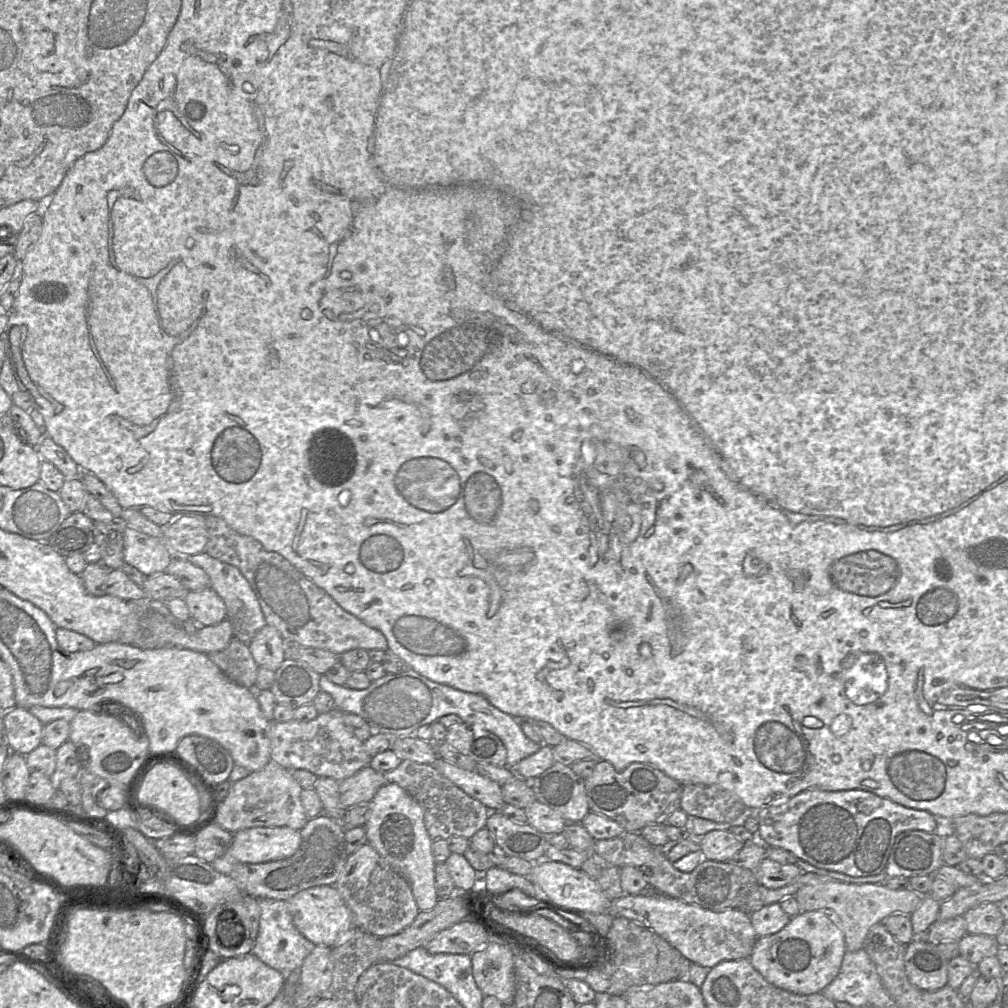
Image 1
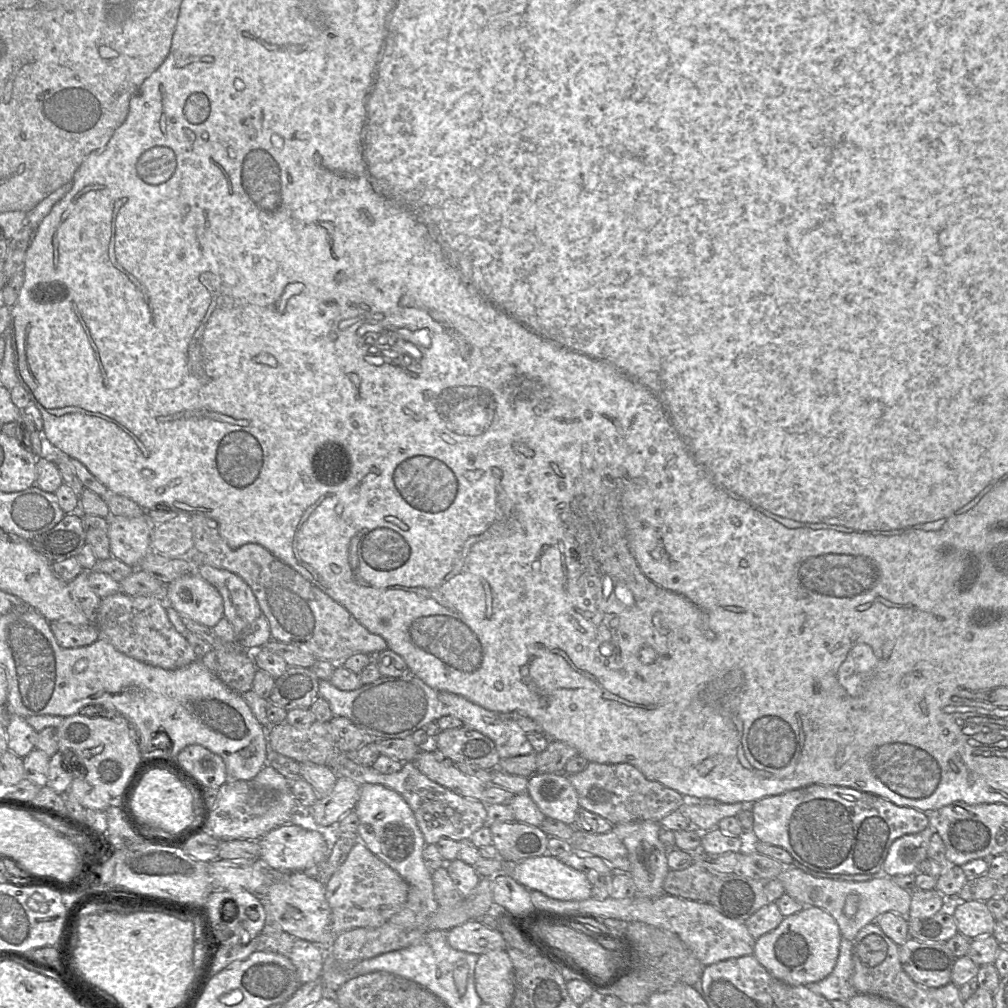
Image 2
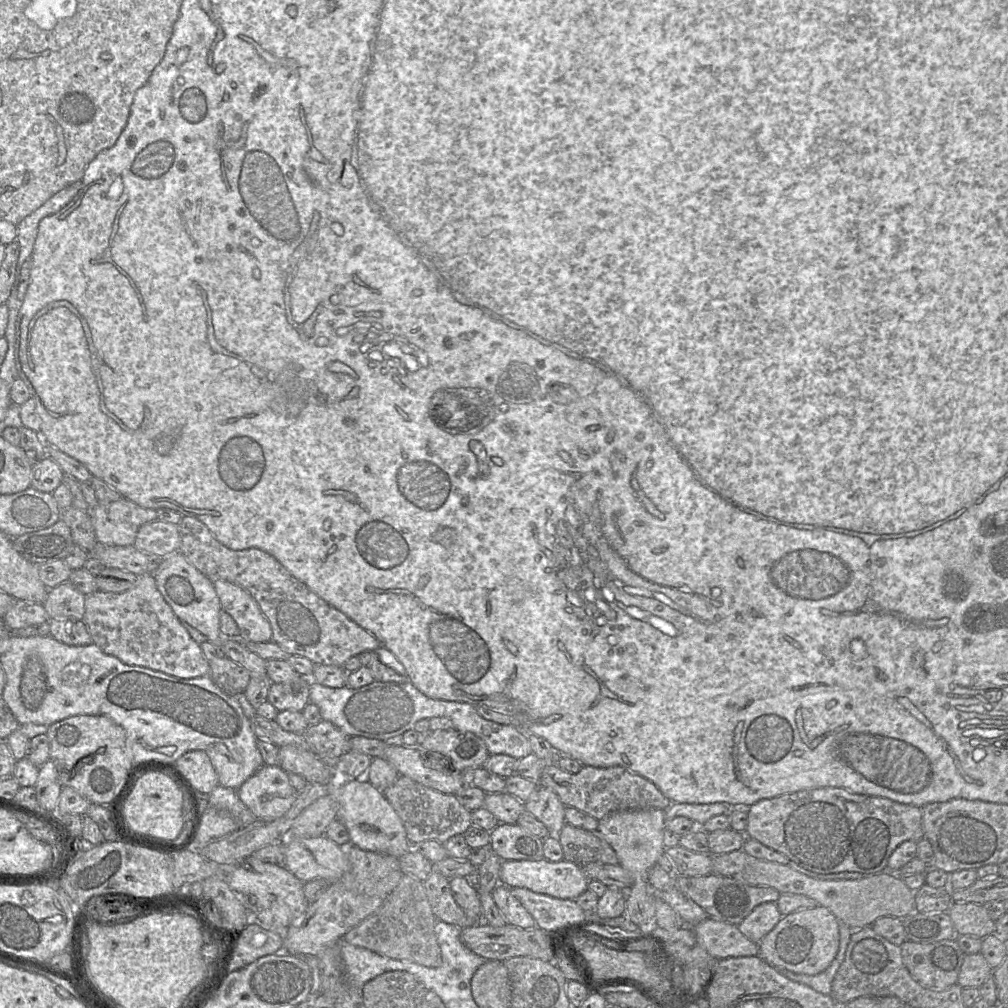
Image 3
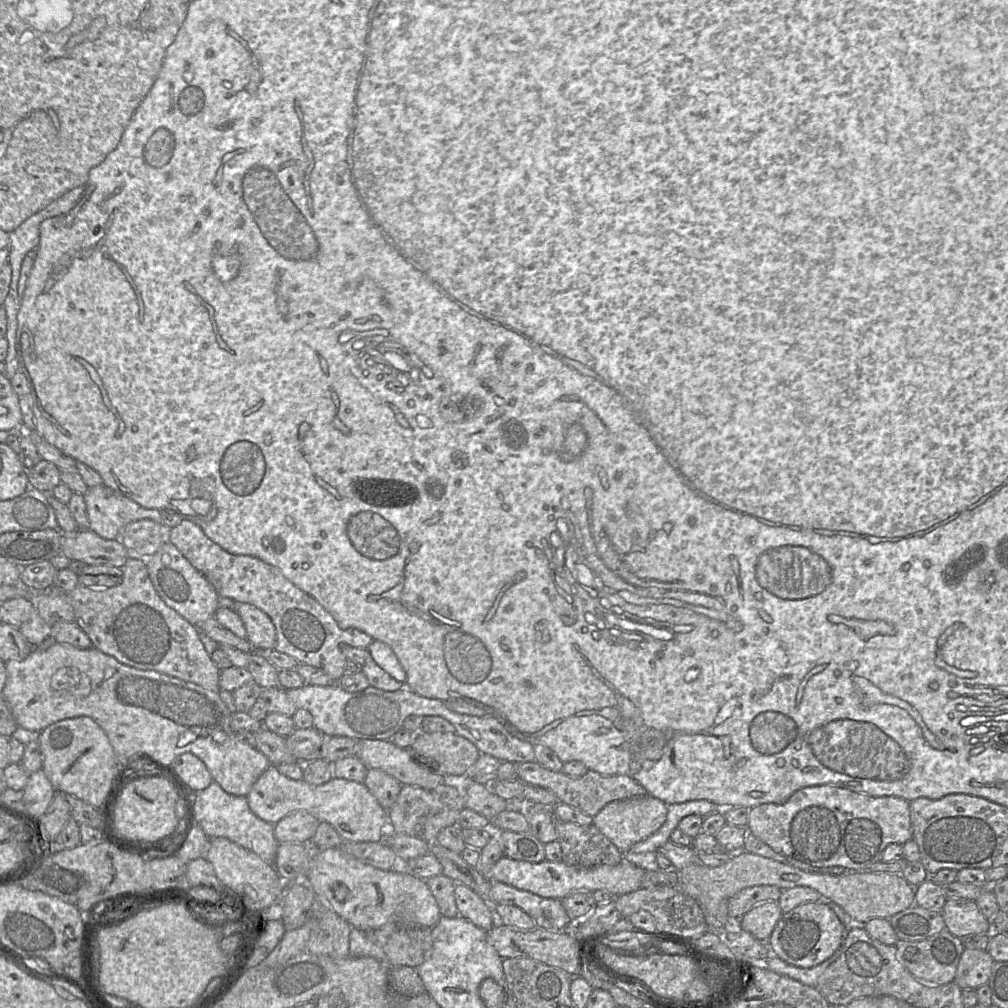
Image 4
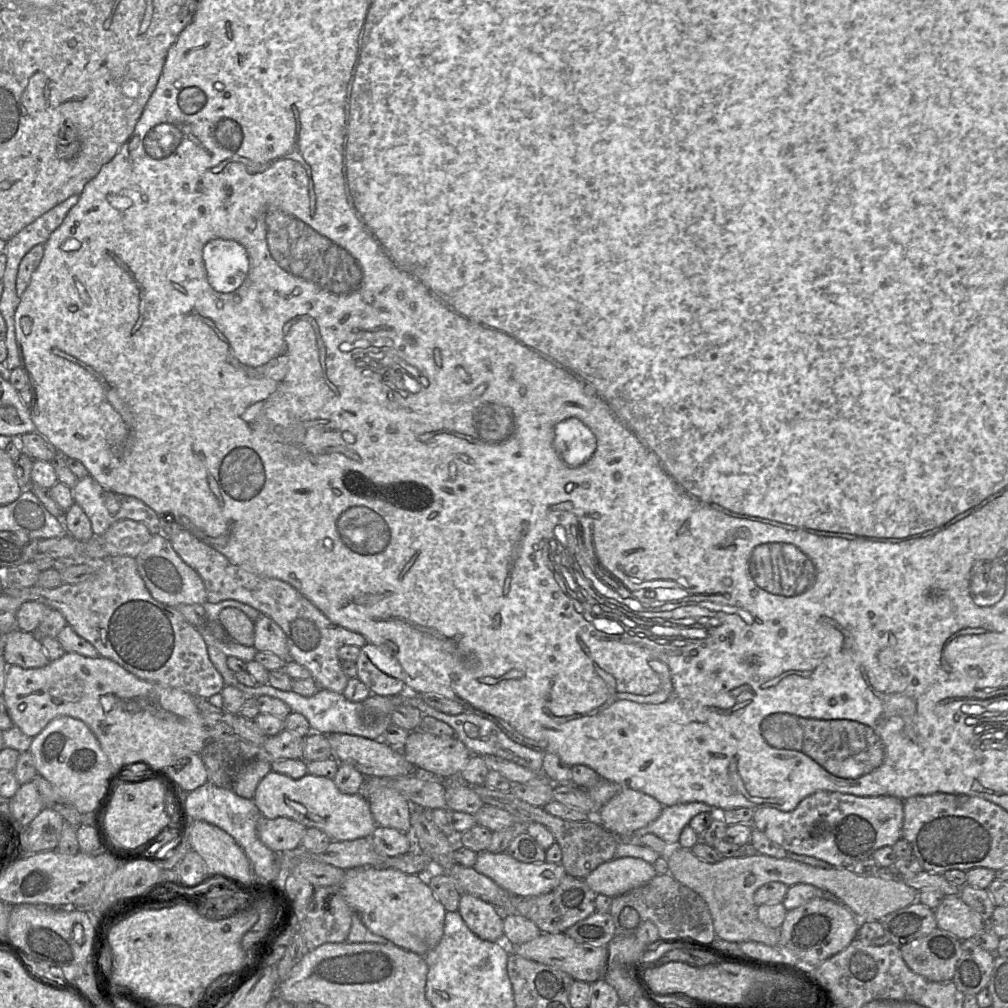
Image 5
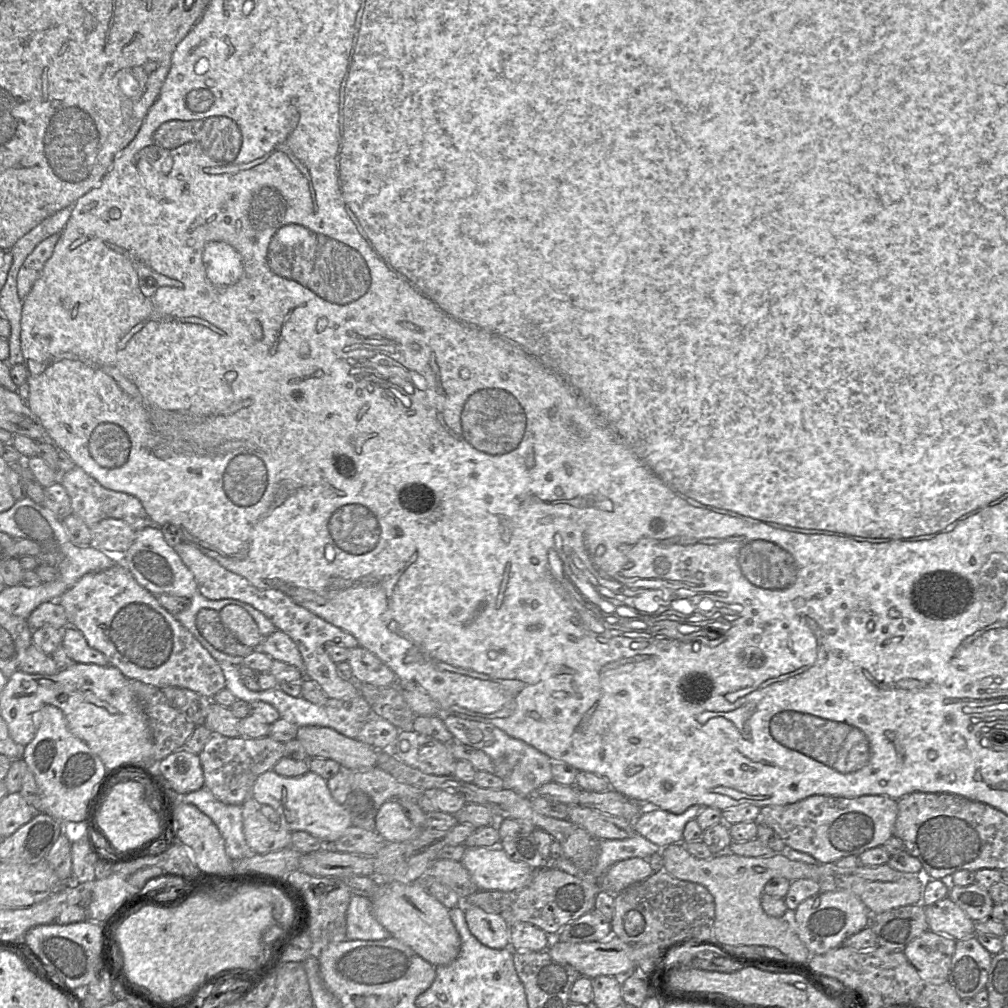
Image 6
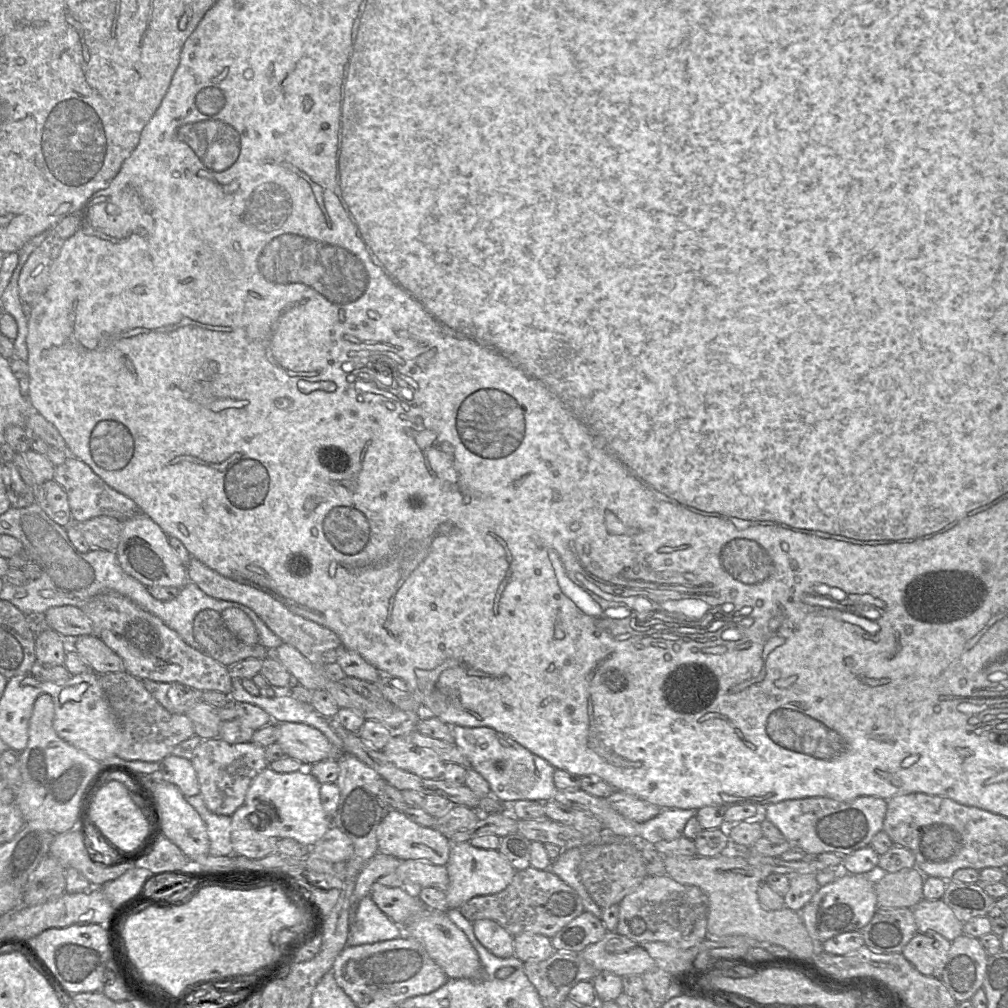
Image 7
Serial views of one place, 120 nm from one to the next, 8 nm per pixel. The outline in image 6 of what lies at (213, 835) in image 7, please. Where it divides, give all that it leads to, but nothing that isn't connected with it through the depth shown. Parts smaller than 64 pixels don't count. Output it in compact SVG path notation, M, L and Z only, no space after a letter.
M205 786L177 797L183 803L196 806L214 822L224 839L226 854L231 860L240 860L252 854L244 836L242 805L220 802Z

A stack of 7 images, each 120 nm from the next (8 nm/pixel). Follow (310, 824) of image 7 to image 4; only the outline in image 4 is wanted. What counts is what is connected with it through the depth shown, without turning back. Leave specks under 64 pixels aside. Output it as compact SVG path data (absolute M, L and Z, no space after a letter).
M271 764L246 796L251 811L272 825L295 811L304 810L320 822L332 825L344 842L379 842L390 835L388 812L364 783L333 777L322 785L311 785L281 774Z

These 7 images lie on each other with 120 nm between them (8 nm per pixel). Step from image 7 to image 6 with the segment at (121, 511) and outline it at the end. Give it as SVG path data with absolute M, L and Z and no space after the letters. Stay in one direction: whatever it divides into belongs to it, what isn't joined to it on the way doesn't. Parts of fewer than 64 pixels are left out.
M77 465L72 470L60 475L59 481L70 497L72 514L80 518L89 528L108 518L122 520L135 530L153 525L139 499L124 492L104 488Z

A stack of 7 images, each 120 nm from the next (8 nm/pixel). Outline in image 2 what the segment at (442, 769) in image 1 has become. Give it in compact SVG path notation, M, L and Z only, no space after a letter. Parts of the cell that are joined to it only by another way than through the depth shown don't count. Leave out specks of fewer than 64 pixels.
M420 751L411 762L430 780L456 794L476 801L481 799L486 785L476 777L461 772L440 751Z

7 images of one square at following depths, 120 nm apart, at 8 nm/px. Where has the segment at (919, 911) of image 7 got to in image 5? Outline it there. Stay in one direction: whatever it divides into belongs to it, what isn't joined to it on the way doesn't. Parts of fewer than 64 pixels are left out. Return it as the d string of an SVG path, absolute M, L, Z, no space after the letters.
M959 894L944 896L934 913L937 927L950 932L960 941L973 939L987 929L988 922L968 906Z

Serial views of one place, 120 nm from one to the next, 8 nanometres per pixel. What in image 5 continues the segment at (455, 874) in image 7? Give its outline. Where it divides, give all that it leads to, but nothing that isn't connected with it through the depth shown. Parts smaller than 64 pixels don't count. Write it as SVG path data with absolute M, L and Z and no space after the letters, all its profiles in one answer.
M485 850L477 854L473 868L516 896L532 897L546 894L555 889L567 875L561 863L555 864L547 861L543 863L524 863L514 859L506 852L491 853Z

